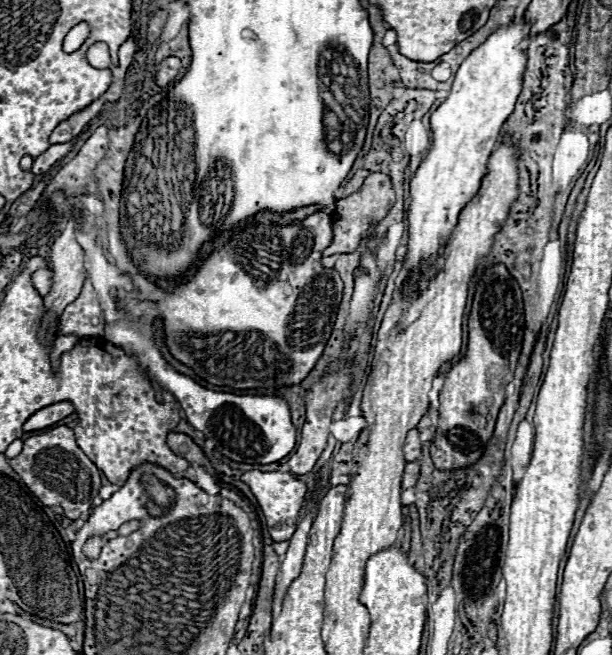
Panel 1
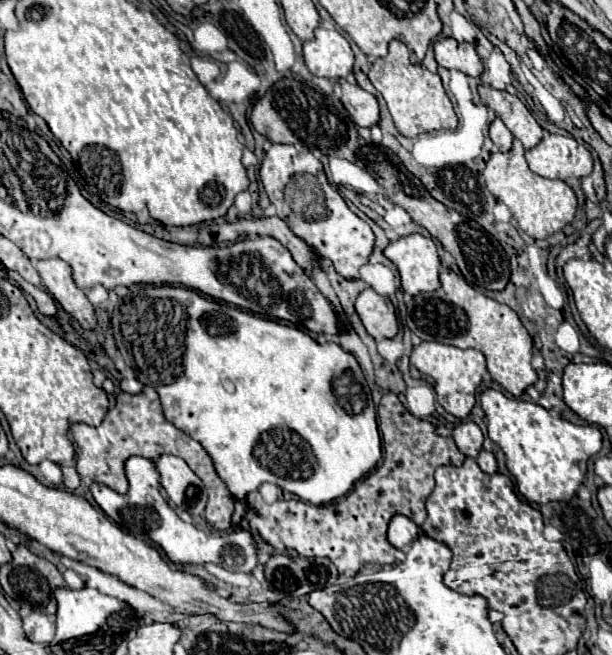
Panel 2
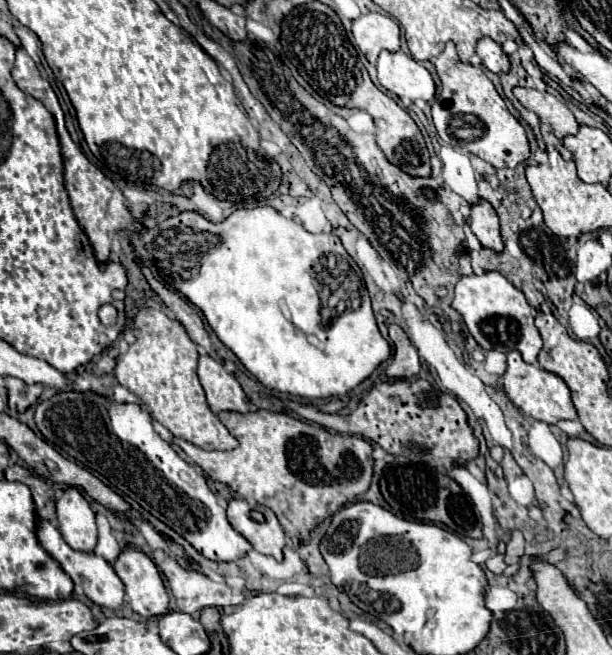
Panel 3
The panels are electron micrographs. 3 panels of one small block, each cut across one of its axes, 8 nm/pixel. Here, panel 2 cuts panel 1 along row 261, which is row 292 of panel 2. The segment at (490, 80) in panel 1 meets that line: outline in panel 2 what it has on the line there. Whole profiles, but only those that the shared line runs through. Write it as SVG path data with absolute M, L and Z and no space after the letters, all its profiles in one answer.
M422 234L402 236L400 240L390 242L384 256L398 266L402 290L406 294L416 296L422 292L436 292L440 288L440 258L432 238Z

